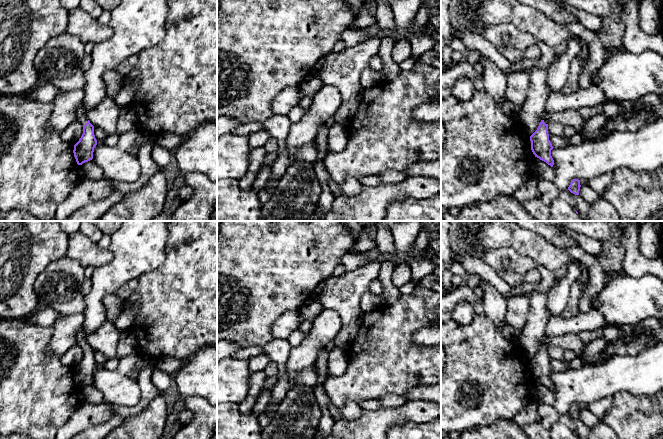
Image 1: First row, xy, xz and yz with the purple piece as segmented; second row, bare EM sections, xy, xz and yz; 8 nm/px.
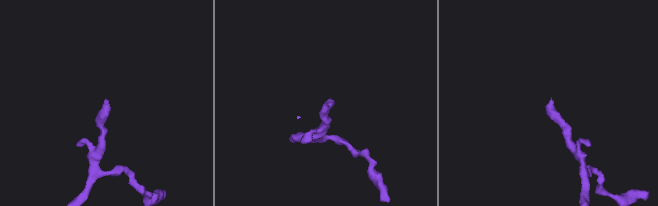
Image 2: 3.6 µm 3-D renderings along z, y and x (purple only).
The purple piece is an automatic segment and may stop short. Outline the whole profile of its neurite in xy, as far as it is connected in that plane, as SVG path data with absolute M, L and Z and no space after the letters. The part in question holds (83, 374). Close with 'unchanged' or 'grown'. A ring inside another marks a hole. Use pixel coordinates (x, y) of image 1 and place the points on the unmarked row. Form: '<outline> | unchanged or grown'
M84 326L77 332L77 342L83 349L83 358L79 365L74 369L74 381L78 389L82 389L93 383L94 372L97 369L97 364L94 359L94 350L87 343Z | grown

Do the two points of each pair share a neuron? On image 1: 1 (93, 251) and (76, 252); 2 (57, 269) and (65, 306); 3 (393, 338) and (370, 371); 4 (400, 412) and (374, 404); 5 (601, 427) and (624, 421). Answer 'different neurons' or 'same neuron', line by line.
1: same neuron
2: same neuron
3: same neuron
4: different neurons
5: different neurons

